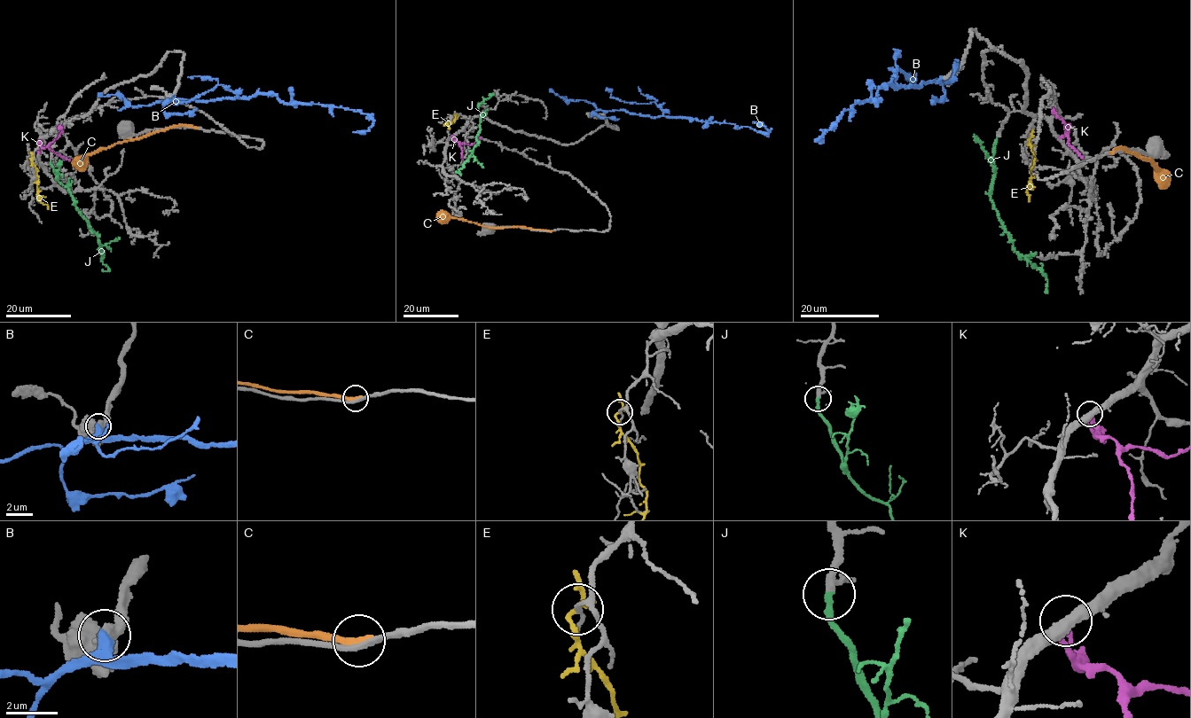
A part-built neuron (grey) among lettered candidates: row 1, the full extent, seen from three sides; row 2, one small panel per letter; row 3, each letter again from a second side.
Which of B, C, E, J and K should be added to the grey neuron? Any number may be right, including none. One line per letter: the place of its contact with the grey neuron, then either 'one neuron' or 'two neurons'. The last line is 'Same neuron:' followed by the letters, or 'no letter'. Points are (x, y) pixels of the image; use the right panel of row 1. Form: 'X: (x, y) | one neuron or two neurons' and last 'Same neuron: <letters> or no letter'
B: (940, 77) | one neuron
C: (1111, 152) | two neurons
E: (1032, 136) | two neurons
J: (997, 137) | one neuron
K: (1060, 137) | two neurons
Same neuron: B, J

